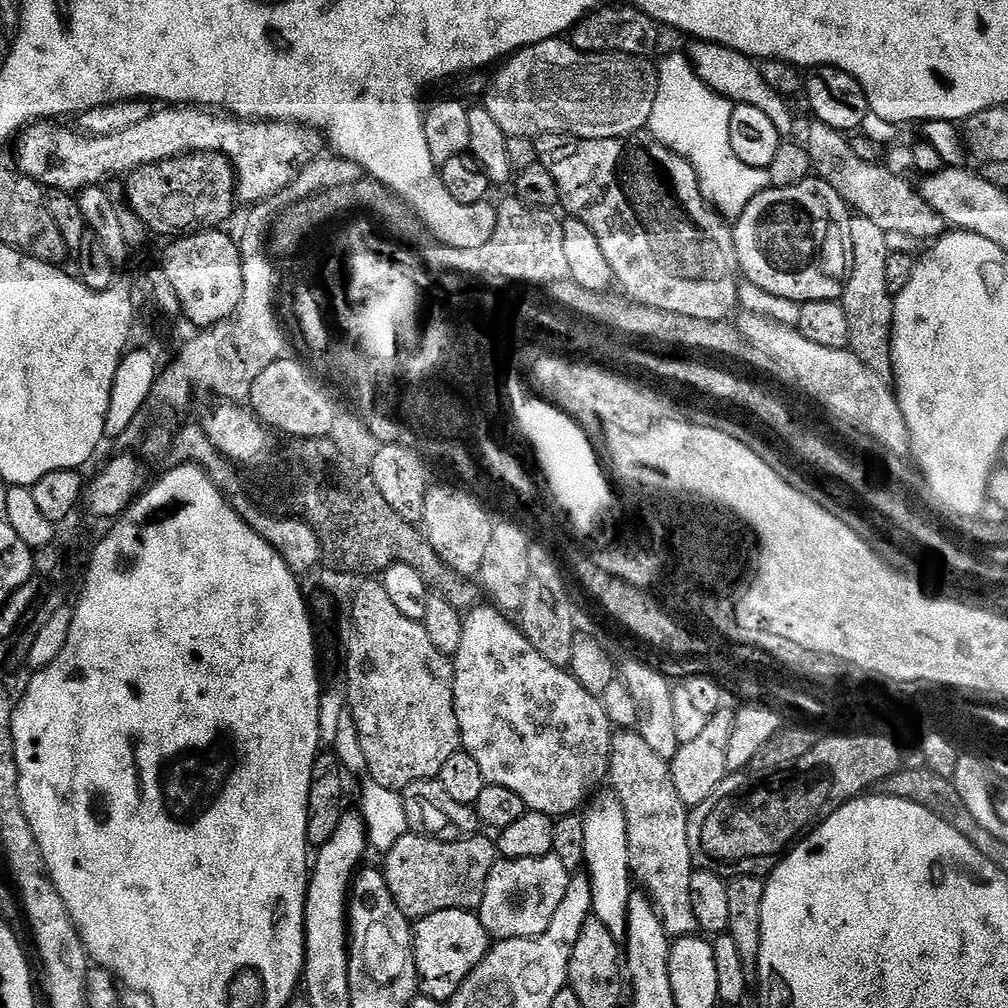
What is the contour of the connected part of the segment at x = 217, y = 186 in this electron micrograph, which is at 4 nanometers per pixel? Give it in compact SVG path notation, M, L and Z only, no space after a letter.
M194 152L191 156L175 156L172 160L154 162L150 166L135 168L129 172L122 184L122 192L128 195L127 207L143 222L153 237L179 238L194 232L219 229L234 211L237 203L235 173L232 163L226 158L217 158L210 152Z

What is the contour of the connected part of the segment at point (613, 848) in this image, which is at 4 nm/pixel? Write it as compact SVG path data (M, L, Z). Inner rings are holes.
M610 792L597 793L588 803L584 820L584 868L591 882L592 913L616 942L622 942L628 934L628 908L632 893L629 870L628 835L625 812L619 800Z

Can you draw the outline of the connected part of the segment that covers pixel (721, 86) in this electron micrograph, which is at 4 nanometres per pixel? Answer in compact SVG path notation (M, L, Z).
M700 42L692 47L694 48L692 50L693 65L691 67L703 87L708 86L712 91L716 92L715 95L726 98L735 105L754 106L756 110L766 114L782 138L789 137L788 134L794 130L794 122L790 118L786 106L787 101L783 97L774 94L770 90L770 86L766 86L761 78L759 67L751 57L746 57L740 52L707 42Z

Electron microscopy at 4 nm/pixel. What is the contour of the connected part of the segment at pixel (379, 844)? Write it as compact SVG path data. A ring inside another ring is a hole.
M348 707L342 709L339 715L336 729L336 742L333 753L339 765L350 775L354 774L358 778L363 778L360 784L360 815L366 825L366 834L369 847L379 854L386 854L396 844L398 838L407 835L408 823L406 822L406 812L403 797L394 791L386 790L379 786L368 775L368 768L365 755L362 754L361 742L358 738L357 727L354 723L353 712Z

